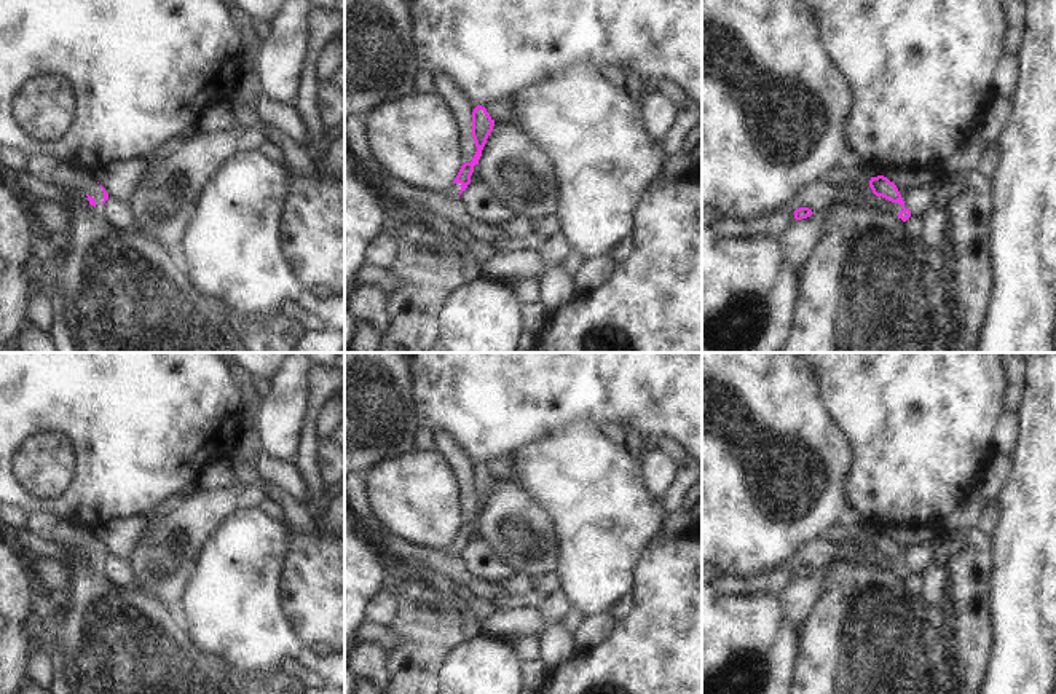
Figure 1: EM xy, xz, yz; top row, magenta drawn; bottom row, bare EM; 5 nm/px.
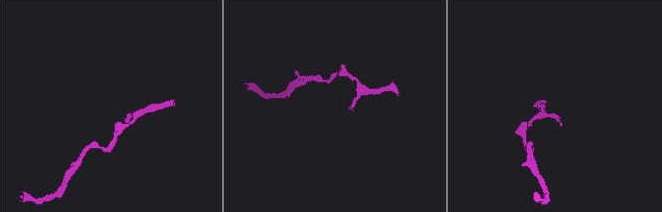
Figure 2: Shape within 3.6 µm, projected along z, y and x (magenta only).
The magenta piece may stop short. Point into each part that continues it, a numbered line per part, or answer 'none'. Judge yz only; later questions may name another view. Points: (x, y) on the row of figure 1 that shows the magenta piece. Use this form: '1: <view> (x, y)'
none

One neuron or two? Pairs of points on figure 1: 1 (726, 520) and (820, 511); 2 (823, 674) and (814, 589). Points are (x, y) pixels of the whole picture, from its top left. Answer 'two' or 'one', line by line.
1: one
2: two

